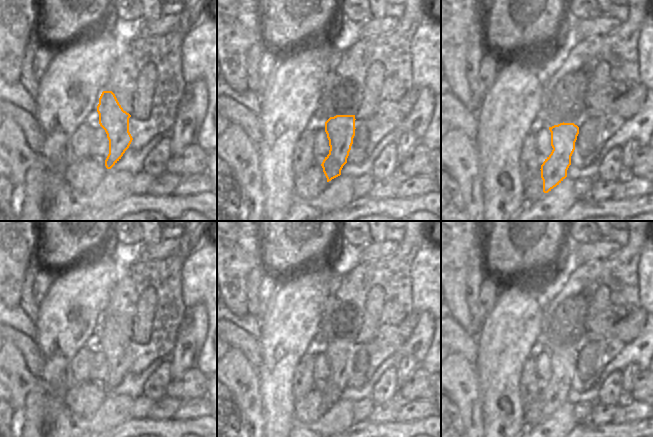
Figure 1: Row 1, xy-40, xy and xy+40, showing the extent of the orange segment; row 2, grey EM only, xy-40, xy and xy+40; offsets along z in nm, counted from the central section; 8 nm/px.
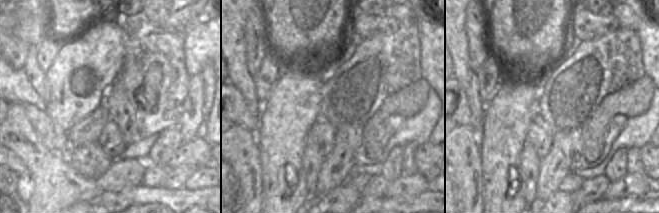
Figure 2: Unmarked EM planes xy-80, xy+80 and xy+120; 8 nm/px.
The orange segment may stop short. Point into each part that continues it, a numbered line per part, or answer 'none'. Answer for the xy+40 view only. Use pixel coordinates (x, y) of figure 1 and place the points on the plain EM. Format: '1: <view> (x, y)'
none

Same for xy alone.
none

